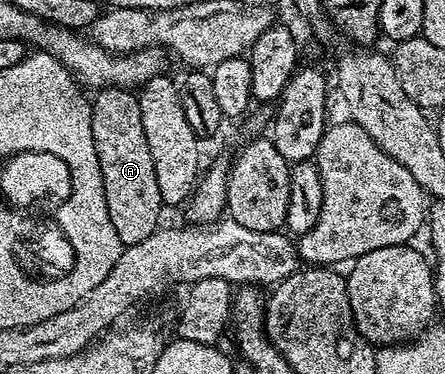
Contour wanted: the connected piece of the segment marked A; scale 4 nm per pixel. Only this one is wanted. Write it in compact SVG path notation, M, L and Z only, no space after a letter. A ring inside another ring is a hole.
M105 87L94 92L90 100L93 145L97 149L97 161L101 161L101 181L105 181L105 206L109 209L109 221L117 229L117 237L124 247L137 245L158 231L159 218L165 214L161 201L161 188L157 186L157 169L153 169L153 153L149 153L149 141L145 141L145 125L141 125L141 105L134 90L121 87Z

